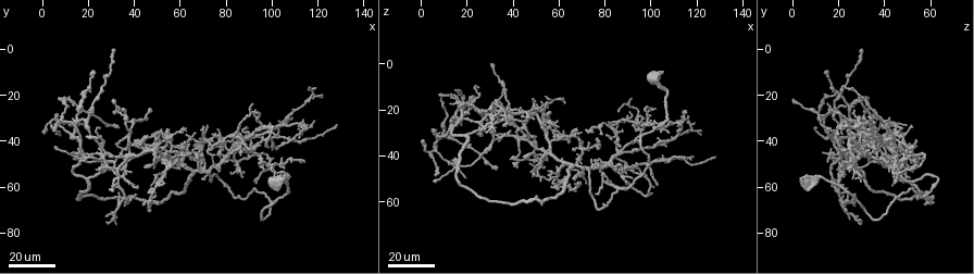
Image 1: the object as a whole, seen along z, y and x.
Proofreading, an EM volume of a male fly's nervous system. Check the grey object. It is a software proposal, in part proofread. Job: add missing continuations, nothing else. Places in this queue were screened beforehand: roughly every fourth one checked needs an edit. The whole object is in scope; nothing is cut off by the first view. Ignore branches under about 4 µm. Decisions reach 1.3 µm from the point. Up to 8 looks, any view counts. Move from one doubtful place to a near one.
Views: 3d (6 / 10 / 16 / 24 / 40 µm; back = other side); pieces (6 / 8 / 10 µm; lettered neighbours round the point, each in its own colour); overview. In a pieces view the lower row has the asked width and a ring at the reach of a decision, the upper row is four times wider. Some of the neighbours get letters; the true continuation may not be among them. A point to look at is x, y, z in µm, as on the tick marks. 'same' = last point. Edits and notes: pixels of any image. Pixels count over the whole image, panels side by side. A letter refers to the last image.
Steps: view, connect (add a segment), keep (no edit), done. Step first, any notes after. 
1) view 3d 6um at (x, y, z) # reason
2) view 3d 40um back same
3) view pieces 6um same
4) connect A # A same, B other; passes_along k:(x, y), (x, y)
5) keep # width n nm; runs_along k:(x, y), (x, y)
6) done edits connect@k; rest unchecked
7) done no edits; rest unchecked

view 3d 40um at (128, 33, 41) # end of a long branch

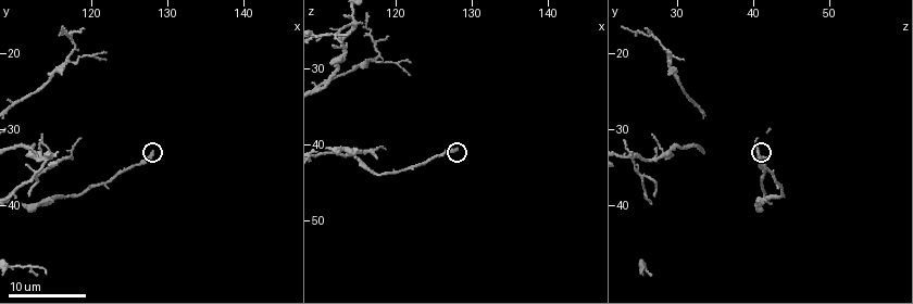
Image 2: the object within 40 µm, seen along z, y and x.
view 3d 10um at (128.0, 33.0, 40.5)

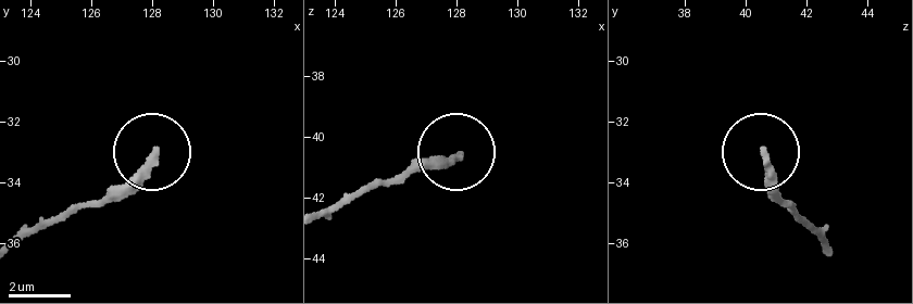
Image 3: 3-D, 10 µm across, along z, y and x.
view pieces 8um at (128.0, 33.1, 40.7)

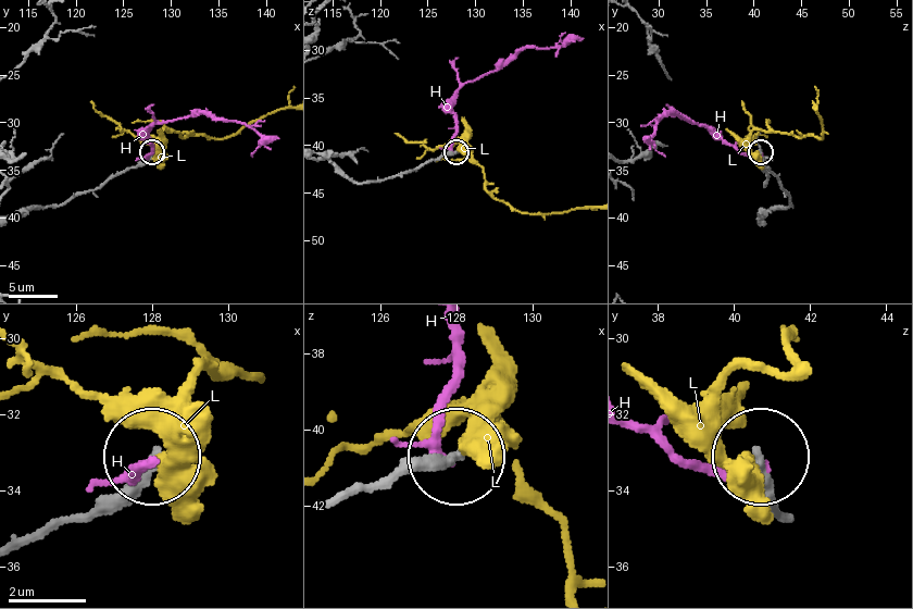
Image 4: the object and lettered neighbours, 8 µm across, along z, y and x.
keep # width 200 nm; H other, L other; runs_along 4:(359, 491), (388, 487), (453, 455); none of them fits

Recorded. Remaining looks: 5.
view 3d 40um at (94, 58, 45)

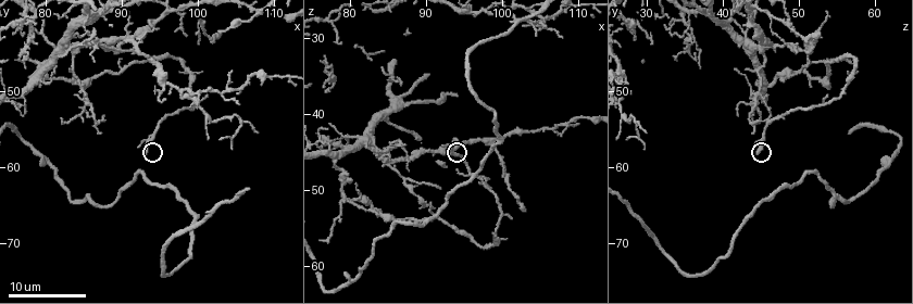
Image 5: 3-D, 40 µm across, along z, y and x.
view pieces 6um at (93.0, 58.0, 45.0)

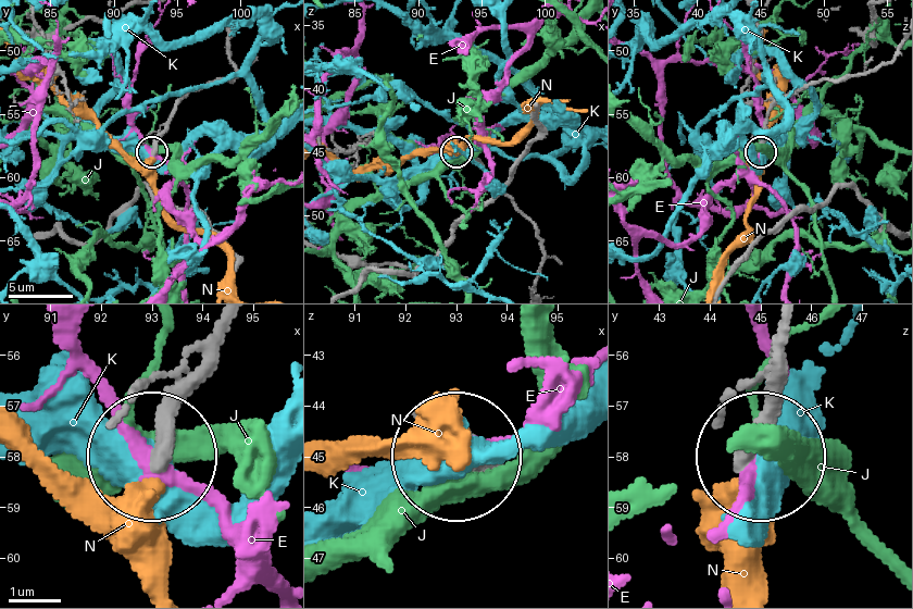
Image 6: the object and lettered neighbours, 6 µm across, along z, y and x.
keep # width 290 nm; E other, J other, K other, N other; none of them fits

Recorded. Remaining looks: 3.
view pieces 10um at (112.0, 39.0, 27.0) # tapers out

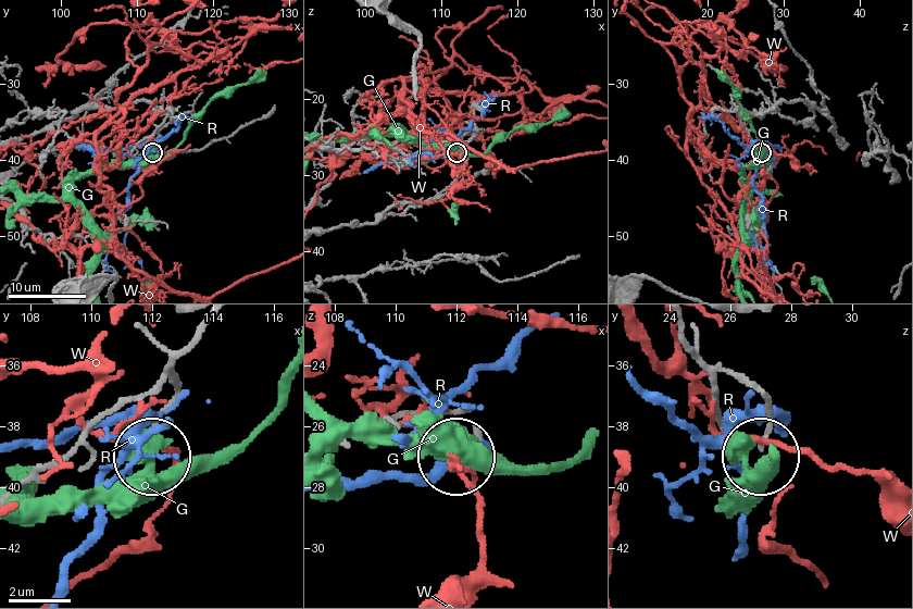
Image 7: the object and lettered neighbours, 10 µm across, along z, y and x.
keep # G other, R other, W other; runs_along 7:(680, 328), (766, 407), (761, 451); none of them fits

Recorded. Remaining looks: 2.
view 3d 24um at (49, 38, 47)

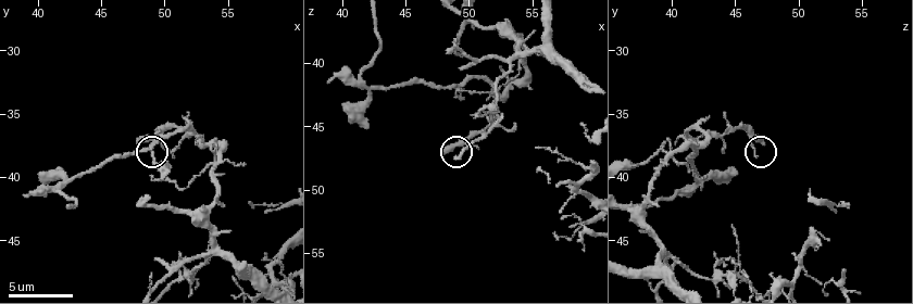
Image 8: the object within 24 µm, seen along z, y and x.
view pieces 6um at (47.8, 37.4, 47.2)

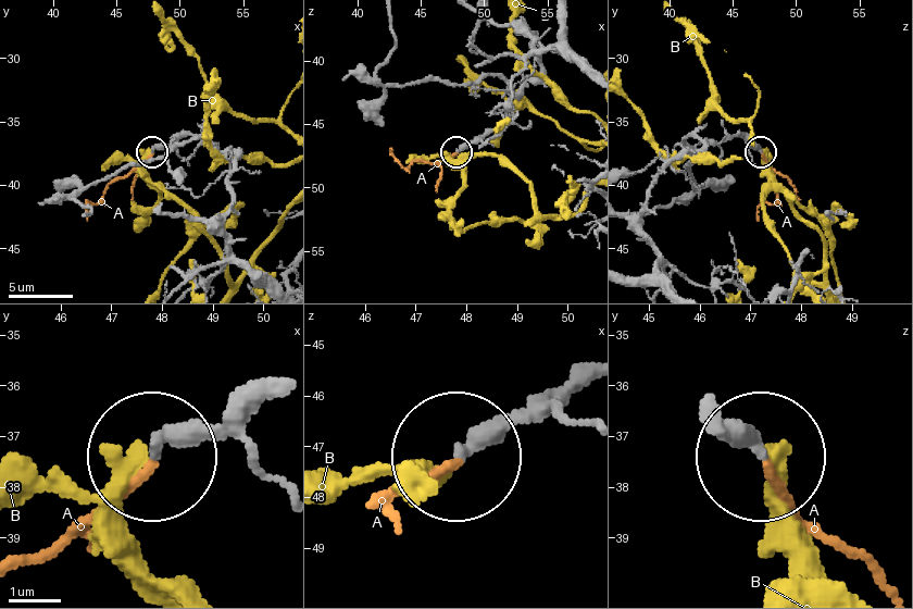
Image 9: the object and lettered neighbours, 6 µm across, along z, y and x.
connect A # width 340 nm; A same, B other; passes_along 9:(589, 367), (382, 493); the neuron continues

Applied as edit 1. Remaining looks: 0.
done edits connect@9; rest unchecked

